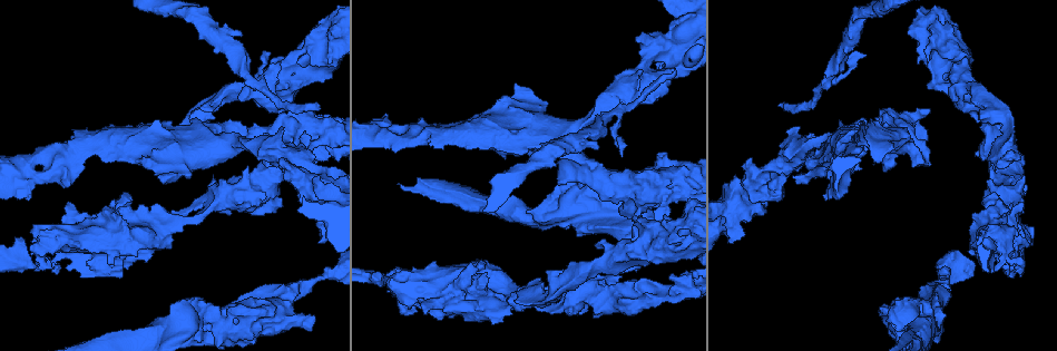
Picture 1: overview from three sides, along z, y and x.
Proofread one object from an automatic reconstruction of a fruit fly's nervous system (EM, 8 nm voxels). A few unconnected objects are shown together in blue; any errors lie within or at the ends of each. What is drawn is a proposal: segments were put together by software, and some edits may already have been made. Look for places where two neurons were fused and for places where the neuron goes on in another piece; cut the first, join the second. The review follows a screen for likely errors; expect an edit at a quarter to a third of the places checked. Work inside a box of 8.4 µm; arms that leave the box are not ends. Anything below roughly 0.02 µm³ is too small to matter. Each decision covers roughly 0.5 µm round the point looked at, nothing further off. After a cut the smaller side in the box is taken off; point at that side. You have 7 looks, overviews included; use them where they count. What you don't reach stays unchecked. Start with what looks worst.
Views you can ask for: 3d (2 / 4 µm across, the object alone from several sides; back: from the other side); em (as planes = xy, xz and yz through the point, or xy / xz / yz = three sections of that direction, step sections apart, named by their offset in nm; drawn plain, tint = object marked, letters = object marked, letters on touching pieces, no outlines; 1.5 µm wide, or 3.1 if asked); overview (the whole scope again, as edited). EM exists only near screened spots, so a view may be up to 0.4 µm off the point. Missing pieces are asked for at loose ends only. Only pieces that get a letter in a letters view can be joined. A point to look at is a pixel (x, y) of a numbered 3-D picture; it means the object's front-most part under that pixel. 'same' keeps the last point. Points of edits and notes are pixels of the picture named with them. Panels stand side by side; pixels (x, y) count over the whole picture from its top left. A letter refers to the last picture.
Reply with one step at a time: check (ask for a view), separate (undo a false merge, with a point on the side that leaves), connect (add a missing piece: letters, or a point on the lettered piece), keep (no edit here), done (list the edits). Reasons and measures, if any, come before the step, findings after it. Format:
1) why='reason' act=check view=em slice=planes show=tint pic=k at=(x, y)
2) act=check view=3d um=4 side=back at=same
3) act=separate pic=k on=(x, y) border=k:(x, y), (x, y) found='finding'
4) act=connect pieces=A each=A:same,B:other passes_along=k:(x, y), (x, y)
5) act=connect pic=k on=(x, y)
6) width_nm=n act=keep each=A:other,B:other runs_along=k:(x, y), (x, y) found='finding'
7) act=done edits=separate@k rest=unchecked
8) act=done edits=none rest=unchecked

why='free end' act=check view=em slice=xz step=8 show=tint pic=1 at=(318, 104)

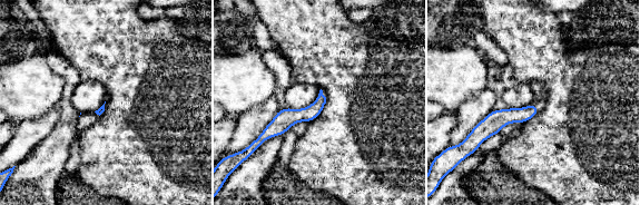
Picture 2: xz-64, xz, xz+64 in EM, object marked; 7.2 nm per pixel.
why='see the neighbours' act=check view=em slice=xz step=8 show=letters at=same

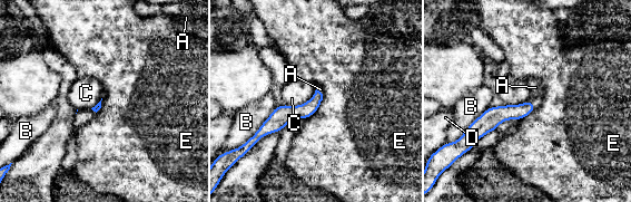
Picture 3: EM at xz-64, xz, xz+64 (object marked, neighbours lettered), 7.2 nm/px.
longest_contact=B:320nm act=connect pieces=A each=A:same,B:other,C:other,D:other,E:other passes_along=3:(500, 114), (532, 103), (535, 87) found='it goes on there'

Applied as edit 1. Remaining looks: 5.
act=check view=overview

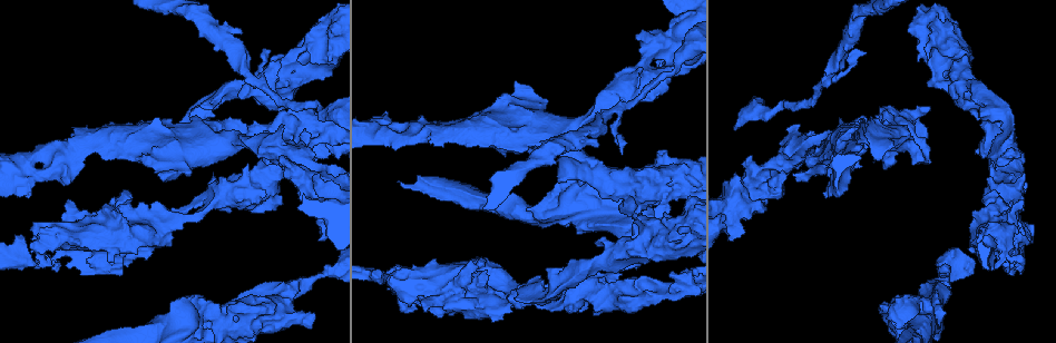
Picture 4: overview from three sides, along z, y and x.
why='an open end' act=check view=3d um=4 pic=4 at=(184, 297)

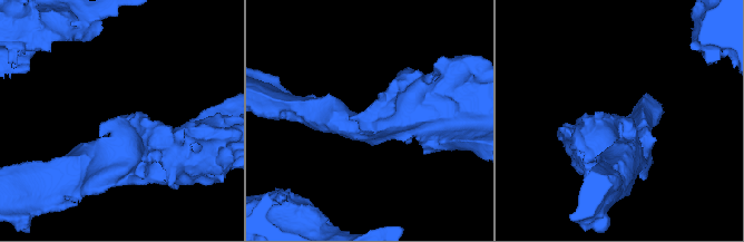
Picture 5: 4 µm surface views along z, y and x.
act=check view=em slice=planes show=letters pic=5 at=(371, 105)

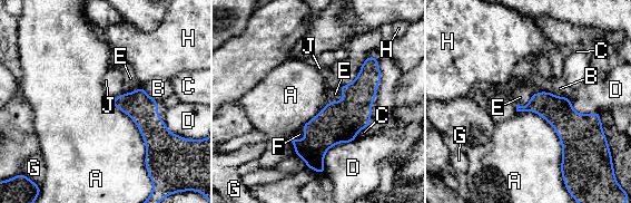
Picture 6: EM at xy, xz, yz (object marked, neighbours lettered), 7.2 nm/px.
act=keep each=A:other,B:other,C:other,D:other,E:other,F:other,G:other,H:other,J:other found='no lettered piece goes on from it'

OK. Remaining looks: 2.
why='an open end' act=check view=3d um=2 pic=4 at=(648, 291)

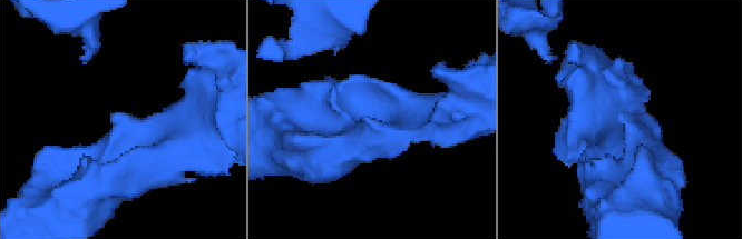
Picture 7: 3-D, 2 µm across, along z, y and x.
why='shape alone is not enough' act=check view=em slice=xz step=8 show=letters pic=7 at=(372, 120)

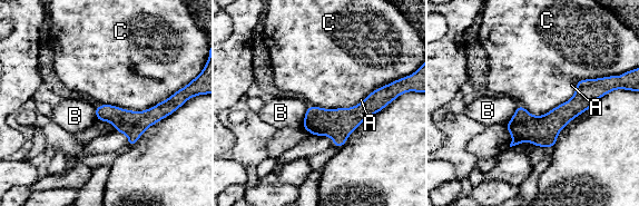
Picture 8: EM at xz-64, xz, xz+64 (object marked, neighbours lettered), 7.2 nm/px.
act=keep each=A:other,B:other,C:other runs_along=8:(592, 84), (544, 129), (514, 141) found='no lettered piece goes on from it'

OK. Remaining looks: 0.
act=done edits=connect@3 rest=unchecked

